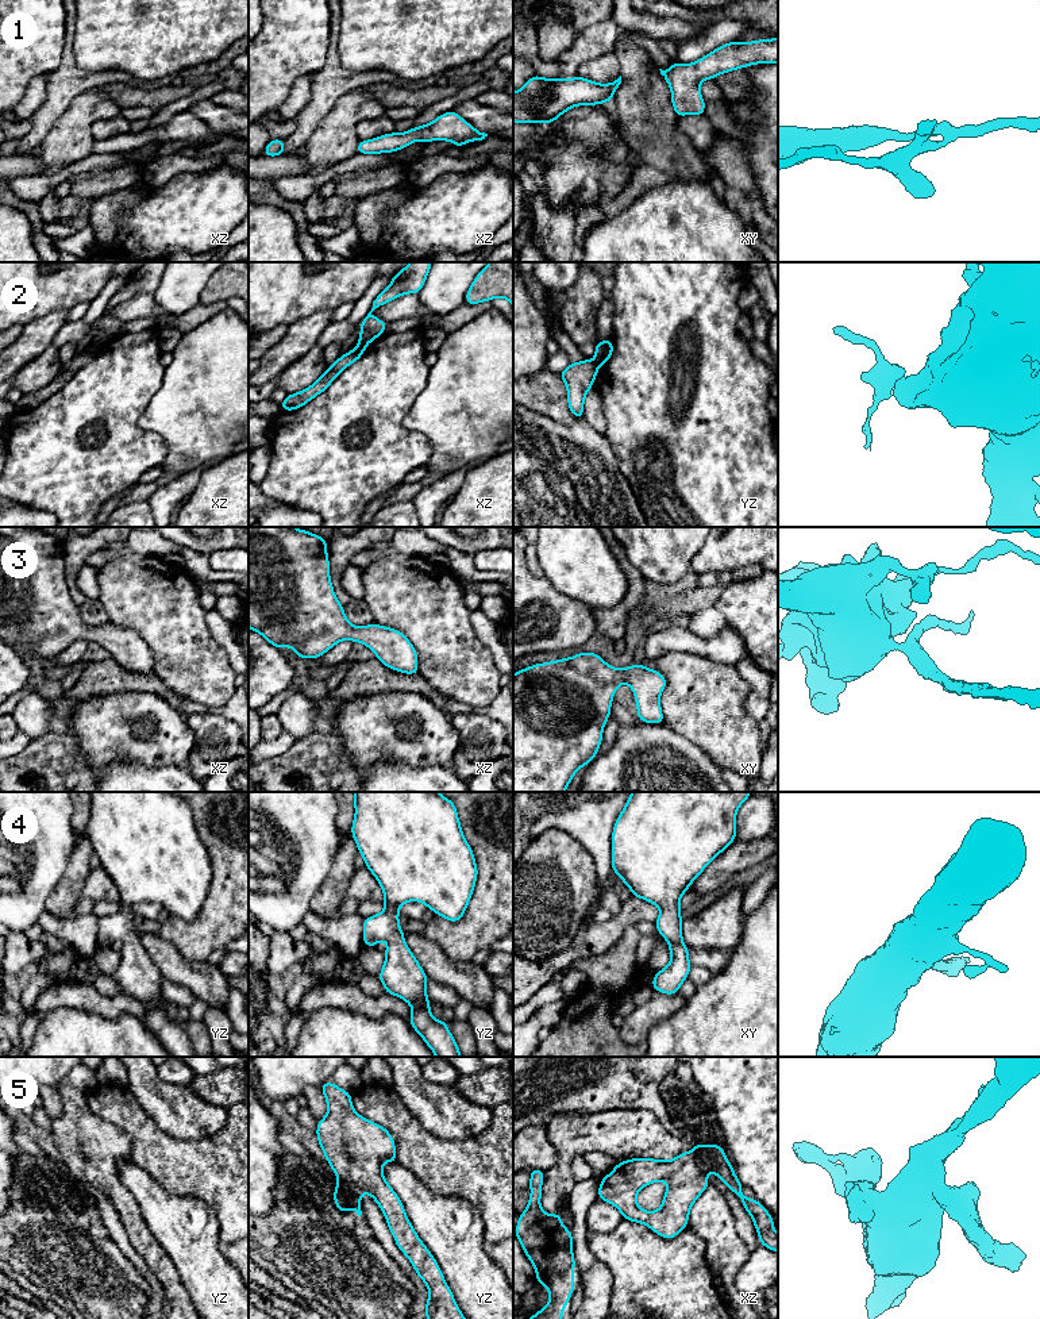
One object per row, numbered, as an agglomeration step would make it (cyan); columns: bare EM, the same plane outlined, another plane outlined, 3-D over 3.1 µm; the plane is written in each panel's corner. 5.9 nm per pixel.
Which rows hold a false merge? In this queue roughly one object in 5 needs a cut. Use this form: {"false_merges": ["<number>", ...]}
{"false_merges": ["2", "5"]}

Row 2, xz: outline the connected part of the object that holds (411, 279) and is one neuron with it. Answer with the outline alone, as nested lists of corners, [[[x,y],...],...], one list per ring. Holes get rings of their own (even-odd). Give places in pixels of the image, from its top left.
[[[409,262],[393,276],[390,285],[375,297],[371,311],[359,323],[362,326],[358,338],[359,346],[366,347],[371,341],[385,332],[388,327],[388,323],[373,316],[371,312],[398,296],[419,293],[425,284],[431,264],[432,262]]]

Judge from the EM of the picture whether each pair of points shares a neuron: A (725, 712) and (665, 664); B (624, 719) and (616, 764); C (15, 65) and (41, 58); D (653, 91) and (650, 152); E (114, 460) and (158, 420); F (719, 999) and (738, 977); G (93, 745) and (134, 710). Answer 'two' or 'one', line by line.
A: one
B: two
C: one
D: one
E: two
F: one
G: one

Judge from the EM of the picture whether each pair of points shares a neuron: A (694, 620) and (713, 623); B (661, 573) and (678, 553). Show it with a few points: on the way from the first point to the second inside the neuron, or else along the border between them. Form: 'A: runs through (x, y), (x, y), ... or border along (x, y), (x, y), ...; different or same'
A: runs through (698, 622), (709, 623); same
B: runs through (663, 568), (673, 558); same

